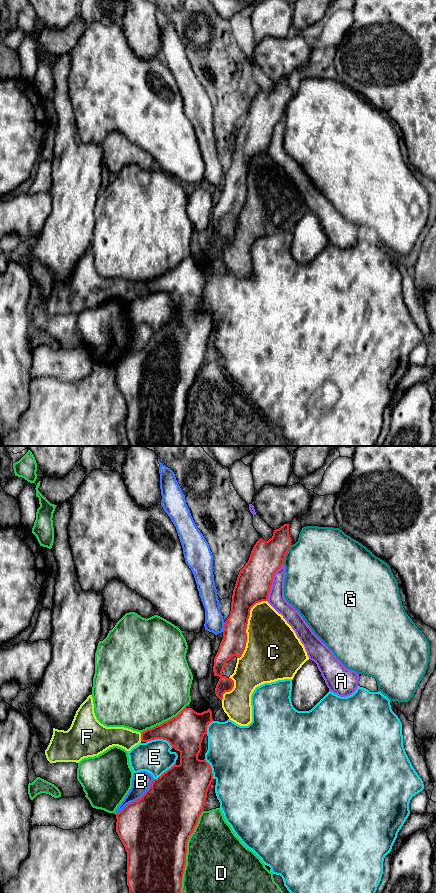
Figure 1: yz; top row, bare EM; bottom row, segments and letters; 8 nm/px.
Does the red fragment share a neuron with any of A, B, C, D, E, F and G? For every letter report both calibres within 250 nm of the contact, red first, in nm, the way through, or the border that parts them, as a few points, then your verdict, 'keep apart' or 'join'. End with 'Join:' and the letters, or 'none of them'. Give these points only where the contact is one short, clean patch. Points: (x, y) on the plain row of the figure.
A: 280/140 nm | keep apart
B: 500/150 nm | keep apart
C: 200/400 nm | keep apart
D: 500/500 nm | keep apart
E: 300/260 nm | keep apart
F: 170/160 nm | across yz (171, 282), (160, 283), (141, 289), (125, 290) | join
G: 260/480 nm | keep apart
Join: F

